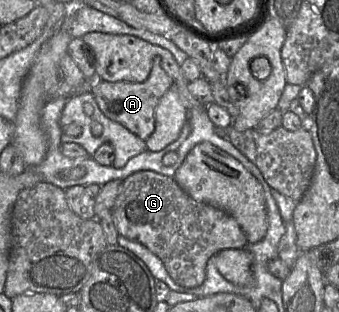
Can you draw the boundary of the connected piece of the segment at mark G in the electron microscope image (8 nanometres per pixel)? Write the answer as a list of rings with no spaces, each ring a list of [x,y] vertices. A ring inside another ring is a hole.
[[[150,170],[135,172],[123,181],[112,214],[118,234],[147,247],[161,259],[174,282],[185,288],[203,284],[207,262],[213,255],[225,249],[244,248],[248,244],[245,233],[230,214],[195,201],[180,188],[174,178]]]

